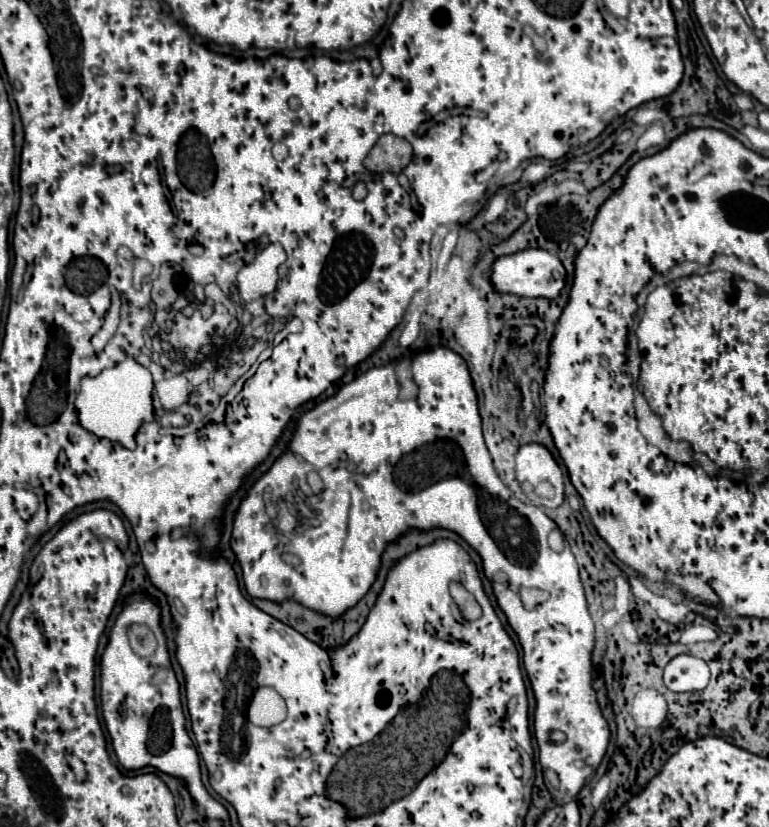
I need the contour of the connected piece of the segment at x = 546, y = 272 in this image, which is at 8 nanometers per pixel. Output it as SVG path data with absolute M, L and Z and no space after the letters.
M525 249L513 255L499 257L493 265L491 281L499 293L513 293L521 297L545 297L545 299L557 299L561 289L565 287L567 271L561 265L559 257L553 257L553 253L545 249Z

